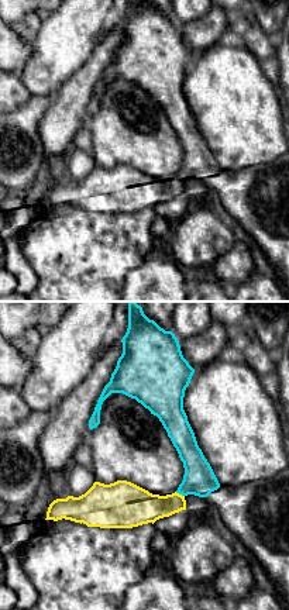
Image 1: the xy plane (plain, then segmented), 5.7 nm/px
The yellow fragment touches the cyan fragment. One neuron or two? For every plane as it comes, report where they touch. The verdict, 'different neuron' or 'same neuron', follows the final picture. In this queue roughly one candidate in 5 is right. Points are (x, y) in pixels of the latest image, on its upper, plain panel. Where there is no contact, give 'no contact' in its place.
contact (178, 178)

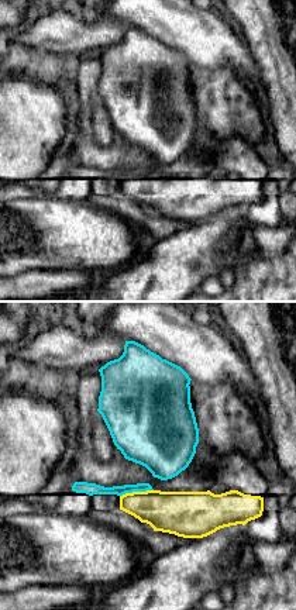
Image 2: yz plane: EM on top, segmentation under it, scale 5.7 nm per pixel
contact (136, 176)

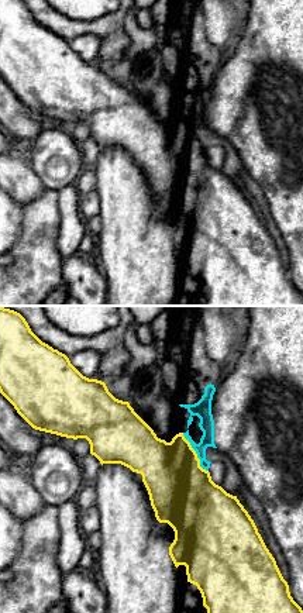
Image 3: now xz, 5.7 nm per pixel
contact (195, 137)

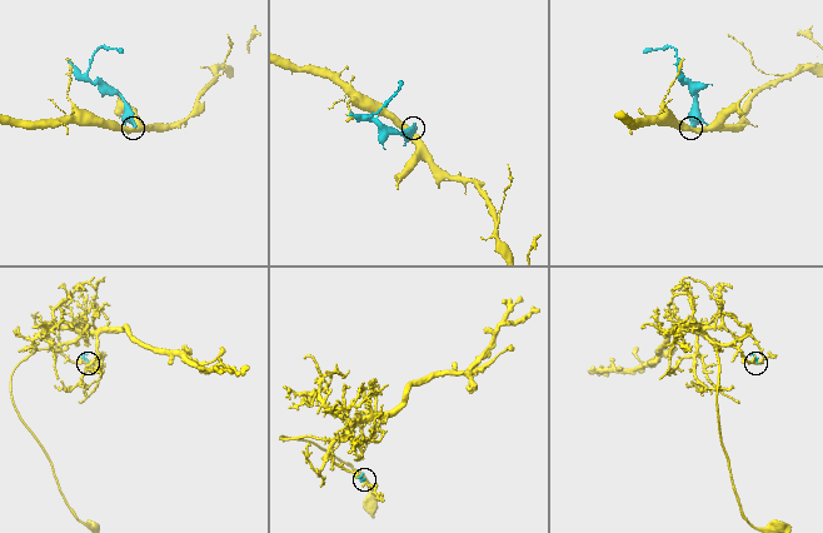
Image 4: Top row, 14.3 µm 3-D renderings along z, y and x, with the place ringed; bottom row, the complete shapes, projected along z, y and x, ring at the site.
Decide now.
different neuron

